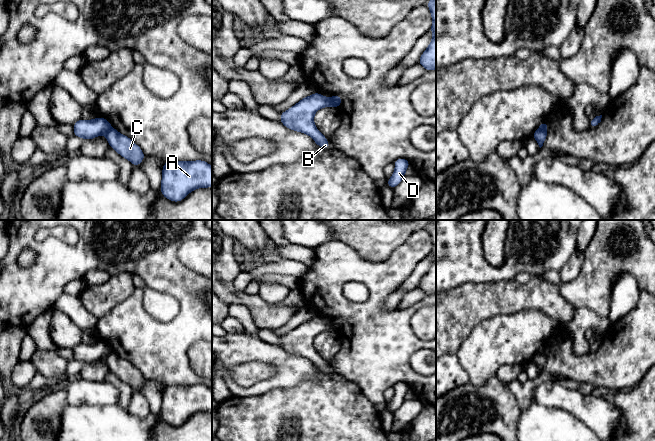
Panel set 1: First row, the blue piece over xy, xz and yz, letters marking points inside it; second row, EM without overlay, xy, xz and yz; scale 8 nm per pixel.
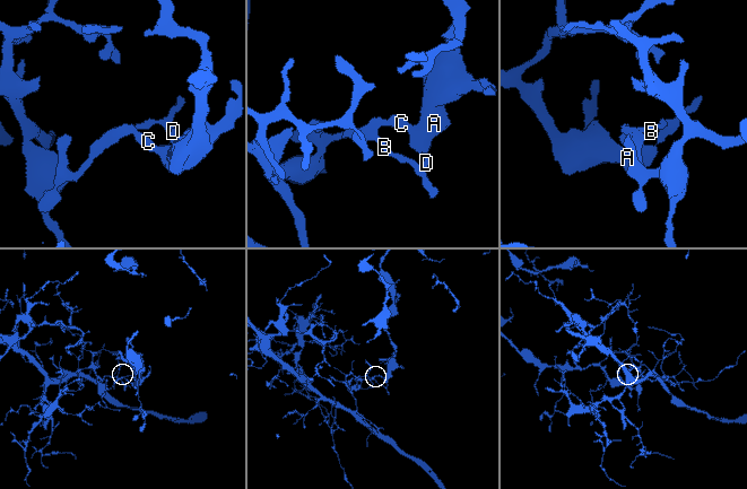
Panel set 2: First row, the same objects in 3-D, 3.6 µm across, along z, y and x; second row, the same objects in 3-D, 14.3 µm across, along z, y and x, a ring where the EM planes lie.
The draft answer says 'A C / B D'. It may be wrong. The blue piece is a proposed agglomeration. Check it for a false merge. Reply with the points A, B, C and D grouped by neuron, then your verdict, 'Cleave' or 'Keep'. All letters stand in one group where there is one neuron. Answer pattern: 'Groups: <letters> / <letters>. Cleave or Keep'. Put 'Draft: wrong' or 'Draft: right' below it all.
Groups: A C / B D. Cleave
Draft: right

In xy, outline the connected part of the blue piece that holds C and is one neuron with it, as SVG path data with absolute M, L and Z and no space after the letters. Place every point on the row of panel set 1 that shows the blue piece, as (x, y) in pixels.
M111 128L106 134L110 148L114 149L123 158L129 160L133 166L139 166L145 158L142 149L128 136Z

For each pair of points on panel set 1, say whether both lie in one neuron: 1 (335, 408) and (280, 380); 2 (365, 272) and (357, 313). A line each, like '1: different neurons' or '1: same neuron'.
1: different neurons
2: same neuron

